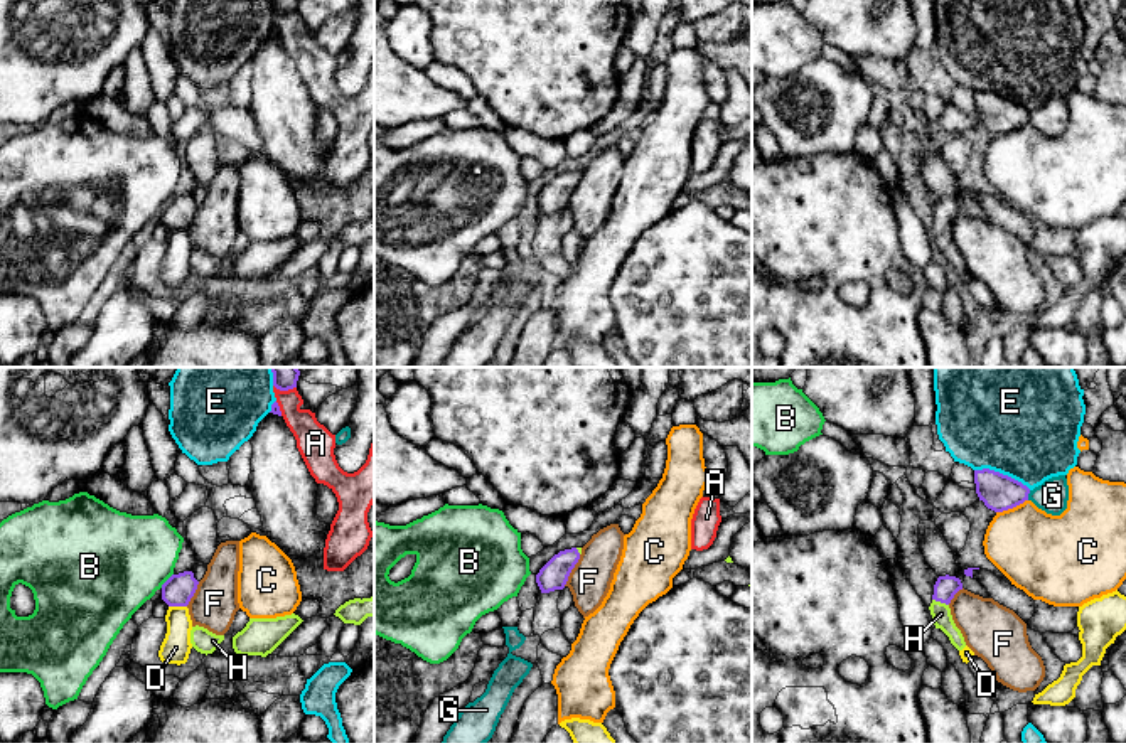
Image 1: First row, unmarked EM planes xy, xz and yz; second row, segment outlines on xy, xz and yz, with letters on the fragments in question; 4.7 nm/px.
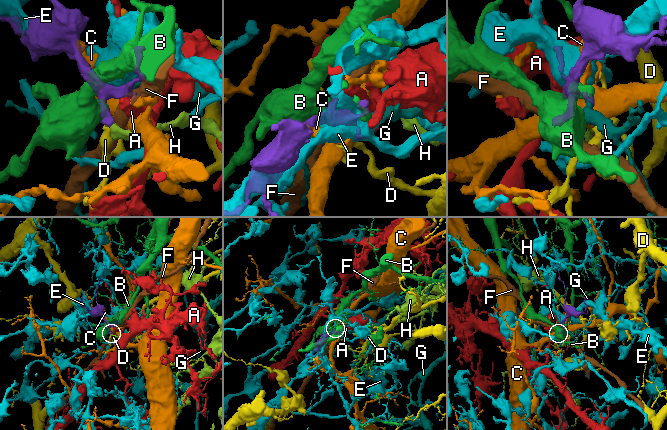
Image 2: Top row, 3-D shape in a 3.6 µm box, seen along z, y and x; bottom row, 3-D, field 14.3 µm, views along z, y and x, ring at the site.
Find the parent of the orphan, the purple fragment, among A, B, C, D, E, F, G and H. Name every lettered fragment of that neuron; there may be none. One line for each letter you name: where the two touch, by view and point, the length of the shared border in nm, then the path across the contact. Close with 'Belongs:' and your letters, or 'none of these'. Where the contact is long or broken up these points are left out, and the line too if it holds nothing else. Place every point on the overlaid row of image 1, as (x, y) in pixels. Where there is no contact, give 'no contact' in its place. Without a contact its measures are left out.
H: yz (941, 602) | 90 nm | across yz (946, 587), (941, 602), (941, 614)
Belongs: H

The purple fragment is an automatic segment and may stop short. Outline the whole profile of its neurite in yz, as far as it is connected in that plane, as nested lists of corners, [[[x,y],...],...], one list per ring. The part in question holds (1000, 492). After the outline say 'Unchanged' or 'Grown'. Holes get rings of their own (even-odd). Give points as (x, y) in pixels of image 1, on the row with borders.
[[[989,468],[974,470],[974,484],[979,500],[995,512],[1023,504],[1030,494],[1030,489],[1021,482]]]. Unchanged

